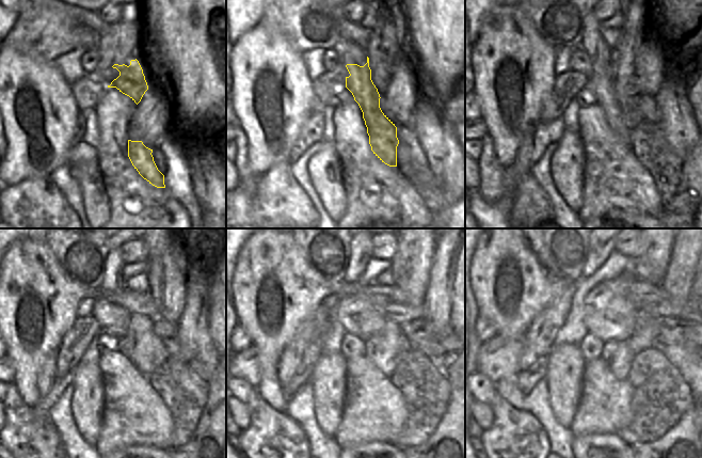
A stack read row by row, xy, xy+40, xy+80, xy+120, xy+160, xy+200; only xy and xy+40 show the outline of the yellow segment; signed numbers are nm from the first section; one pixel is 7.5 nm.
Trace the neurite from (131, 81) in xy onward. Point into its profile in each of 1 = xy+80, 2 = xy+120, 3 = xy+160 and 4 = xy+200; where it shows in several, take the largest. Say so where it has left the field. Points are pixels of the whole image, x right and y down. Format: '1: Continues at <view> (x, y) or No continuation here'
1: Continues at xy+80 (600, 82)
2: Continues at xy+120 (113, 281)
3: Continues at xy+160 (361, 250)
4: Continues at xy+200 (600, 250).

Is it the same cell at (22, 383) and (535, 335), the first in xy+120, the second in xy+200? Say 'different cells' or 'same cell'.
different cells

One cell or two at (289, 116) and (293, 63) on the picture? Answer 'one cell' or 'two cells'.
one cell

